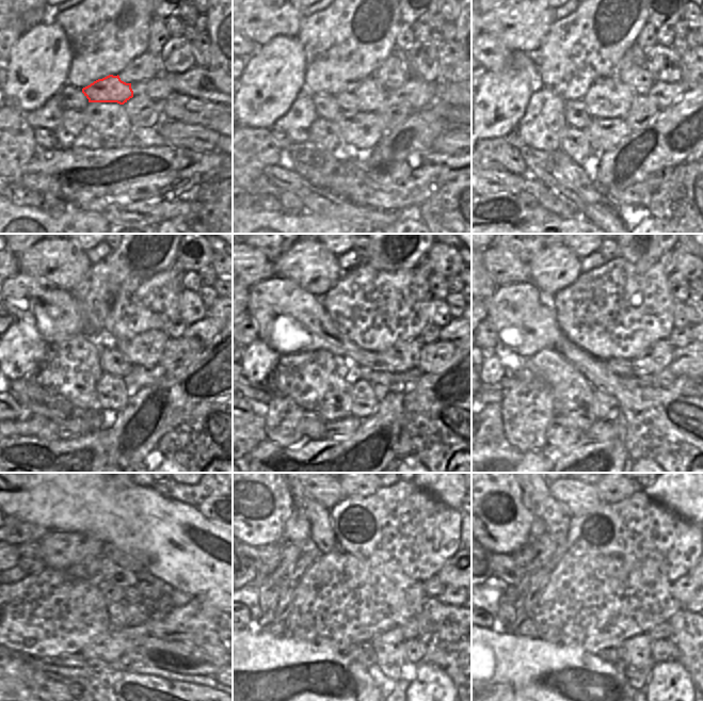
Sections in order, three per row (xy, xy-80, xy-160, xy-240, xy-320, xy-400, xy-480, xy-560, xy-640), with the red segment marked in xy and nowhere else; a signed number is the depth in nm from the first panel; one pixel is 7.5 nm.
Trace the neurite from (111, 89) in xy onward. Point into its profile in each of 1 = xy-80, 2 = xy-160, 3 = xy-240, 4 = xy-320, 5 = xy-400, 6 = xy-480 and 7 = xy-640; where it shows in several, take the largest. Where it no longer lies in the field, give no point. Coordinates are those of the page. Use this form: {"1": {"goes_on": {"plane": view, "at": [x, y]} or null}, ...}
{"1": {"goes_on": {"plane": "xy-80", "at": [365, 95]}}, "2": {"goes_on": {"plane": "xy-160", "at": [607, 98]}}, "3": {"goes_on": {"plane": "xy-240", "at": [145, 349]}}, "4": {"goes_on": {"plane": "xy-320", "at": [403, 356]}}, "5": {"goes_on": {"plane": "xy-400", "at": [657, 357]}}, "6": {"goes_on": {"plane": "xy-480", "at": [188, 590]}}, "7": {"goes_on": {"plane": "xy-640", "at": [683, 589]}}}

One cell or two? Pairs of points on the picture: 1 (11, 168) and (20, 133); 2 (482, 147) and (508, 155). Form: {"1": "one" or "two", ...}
{"1": "one", "2": "one"}

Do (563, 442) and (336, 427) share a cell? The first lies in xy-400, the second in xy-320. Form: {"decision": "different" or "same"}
{"decision": "different"}

